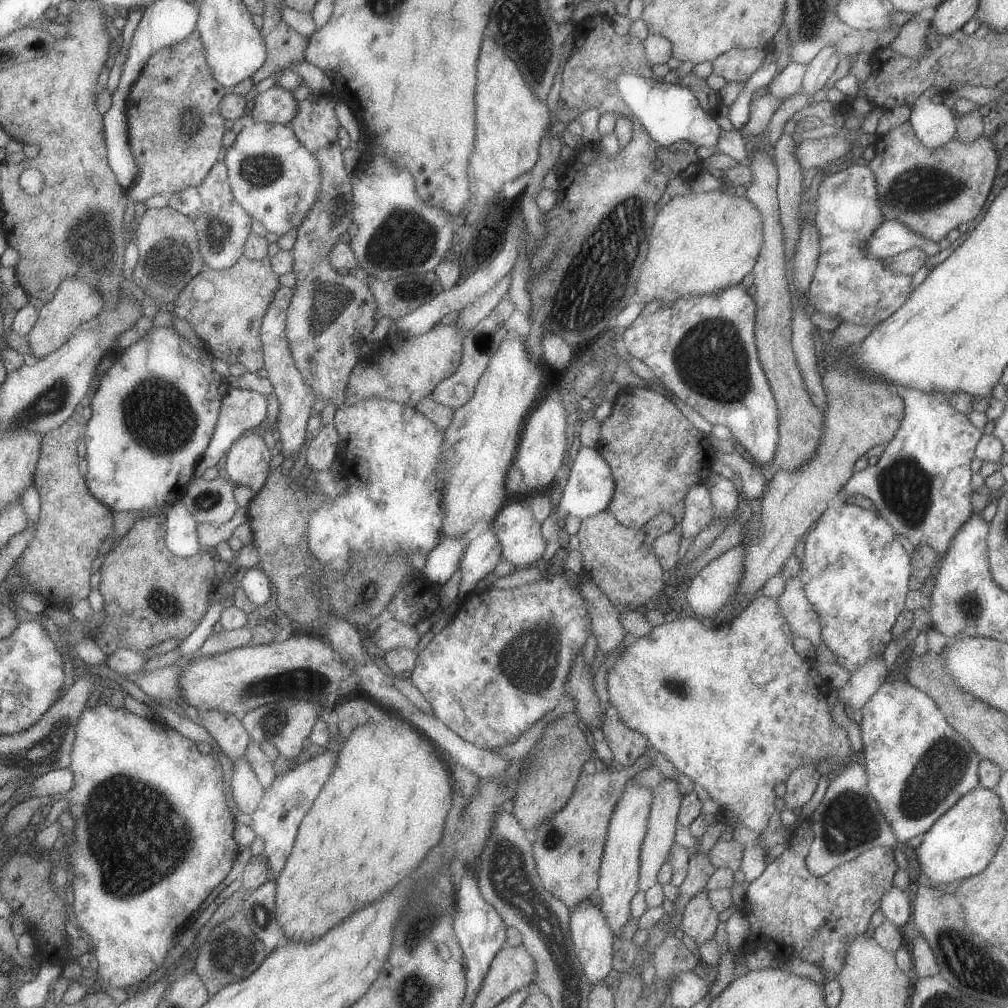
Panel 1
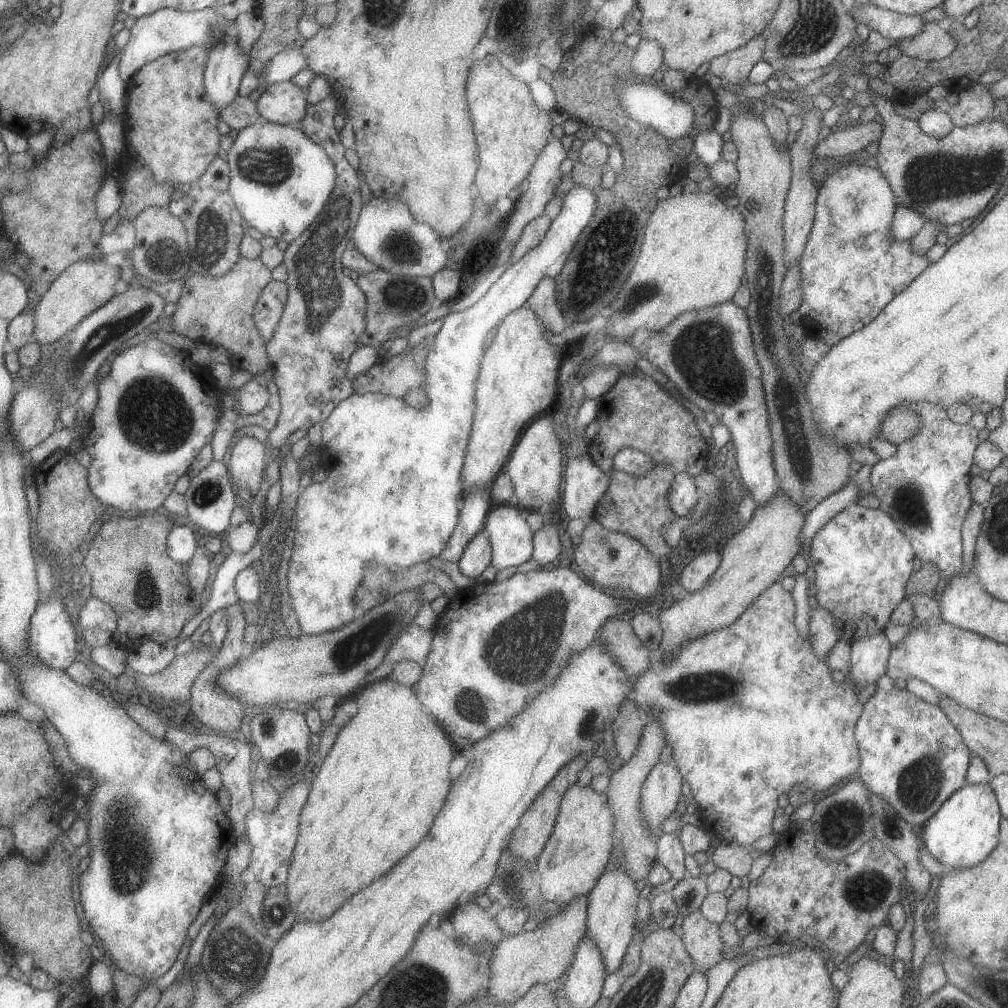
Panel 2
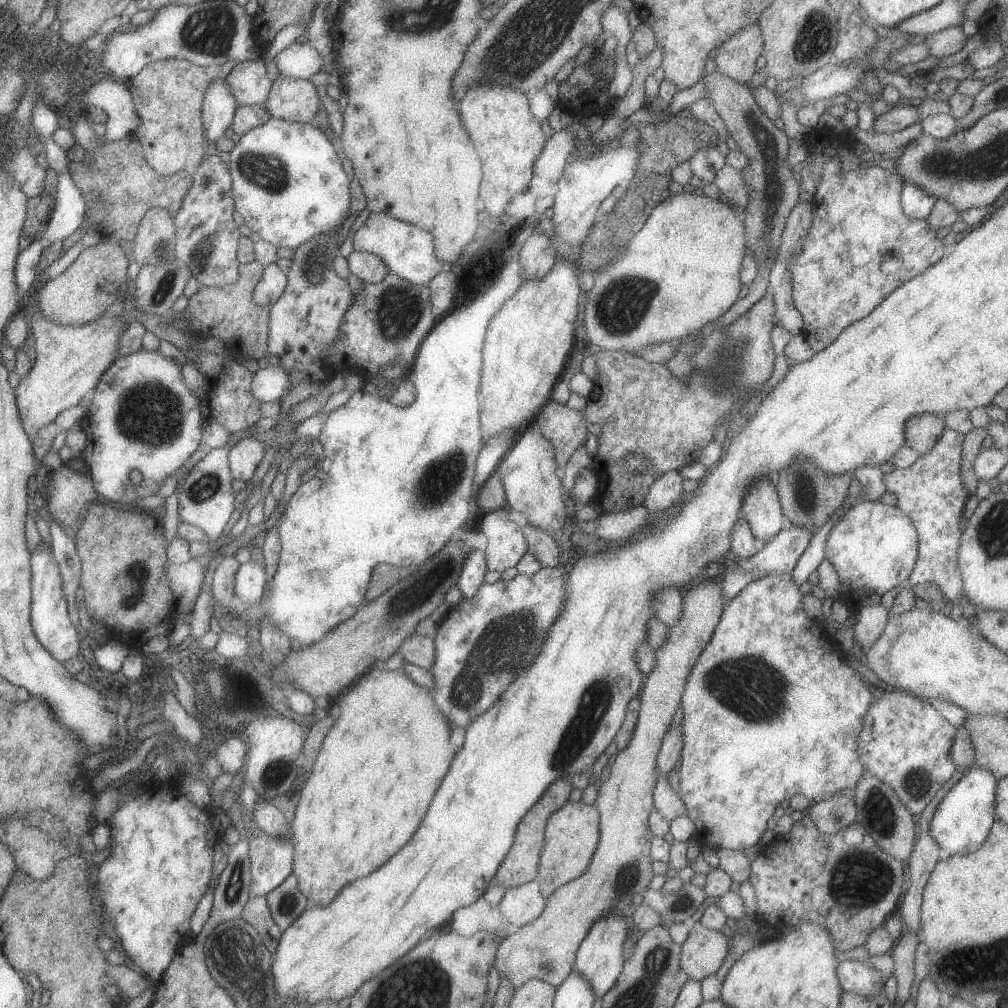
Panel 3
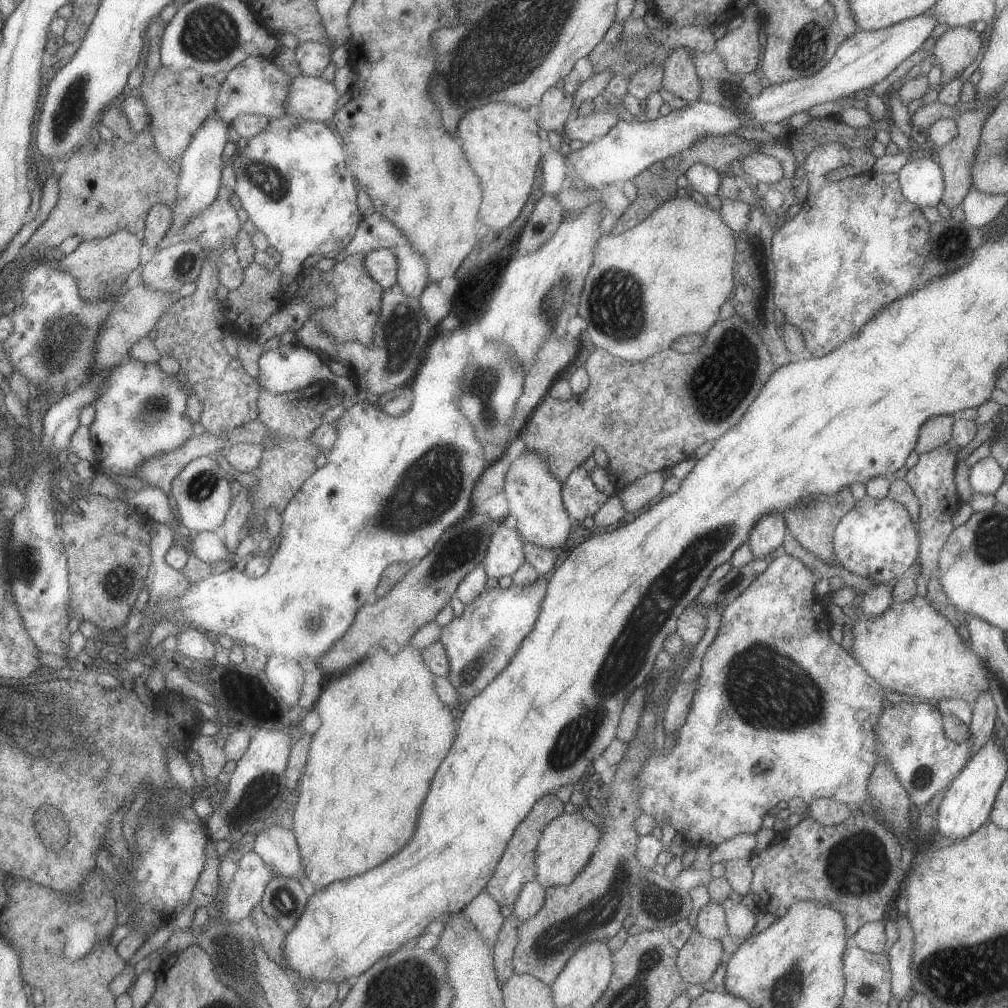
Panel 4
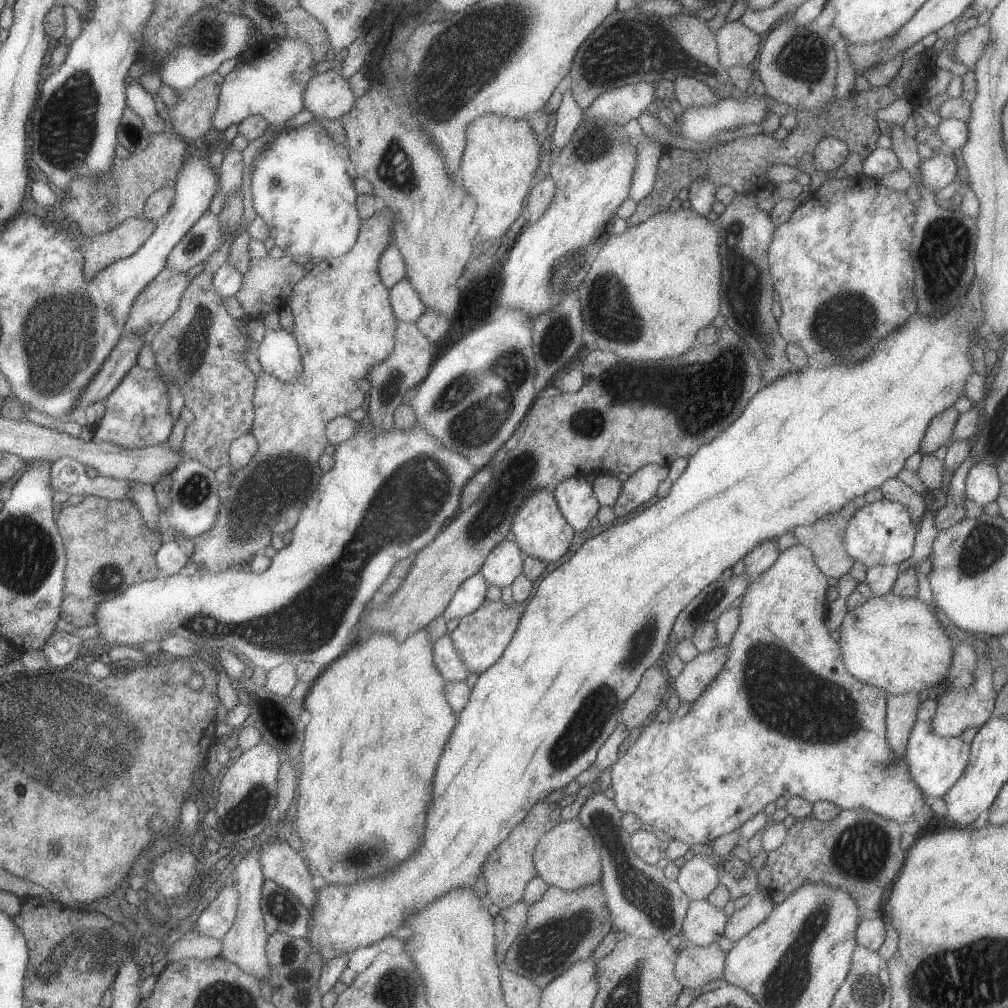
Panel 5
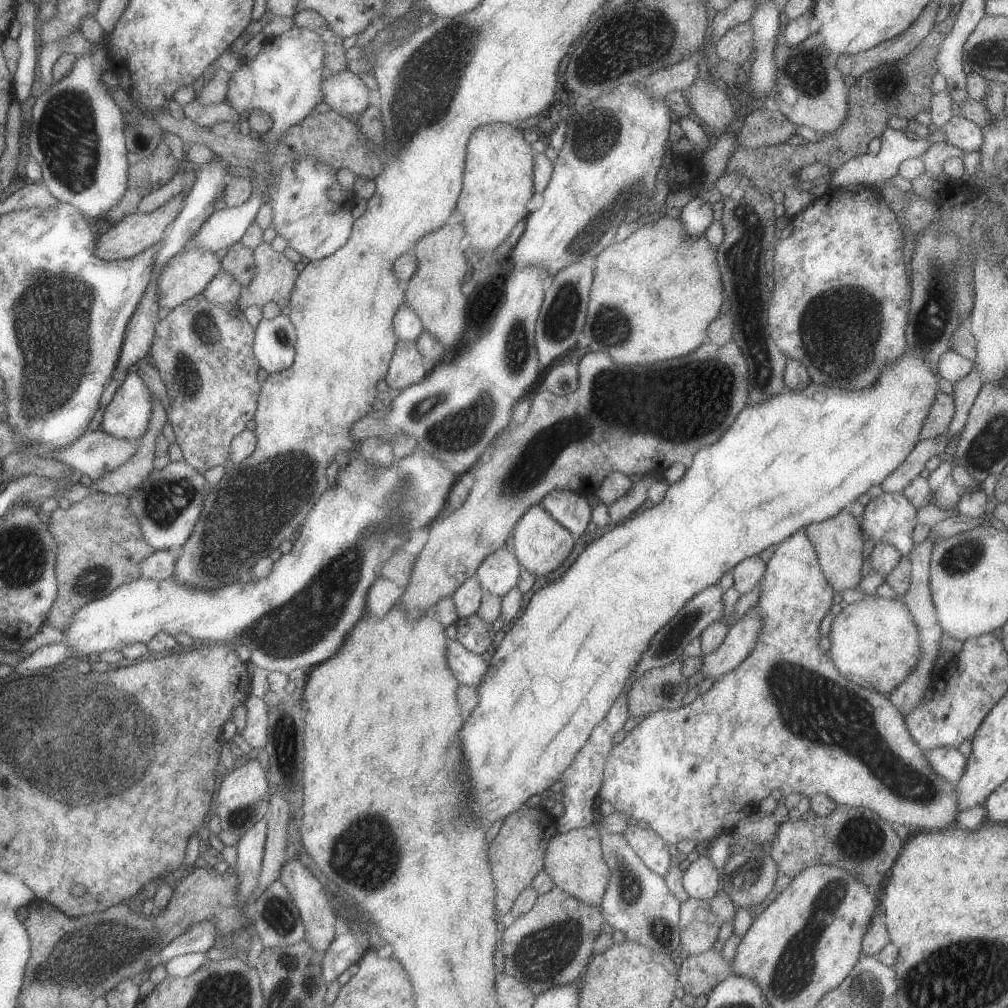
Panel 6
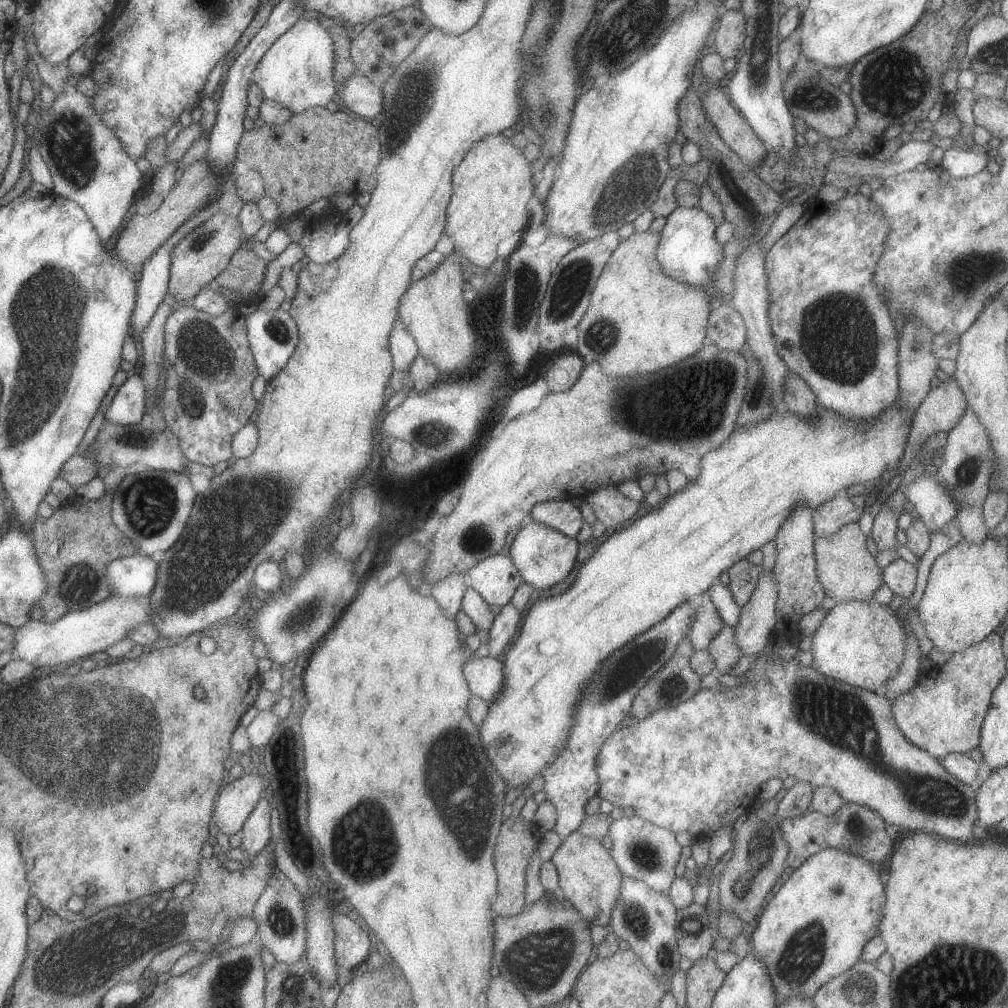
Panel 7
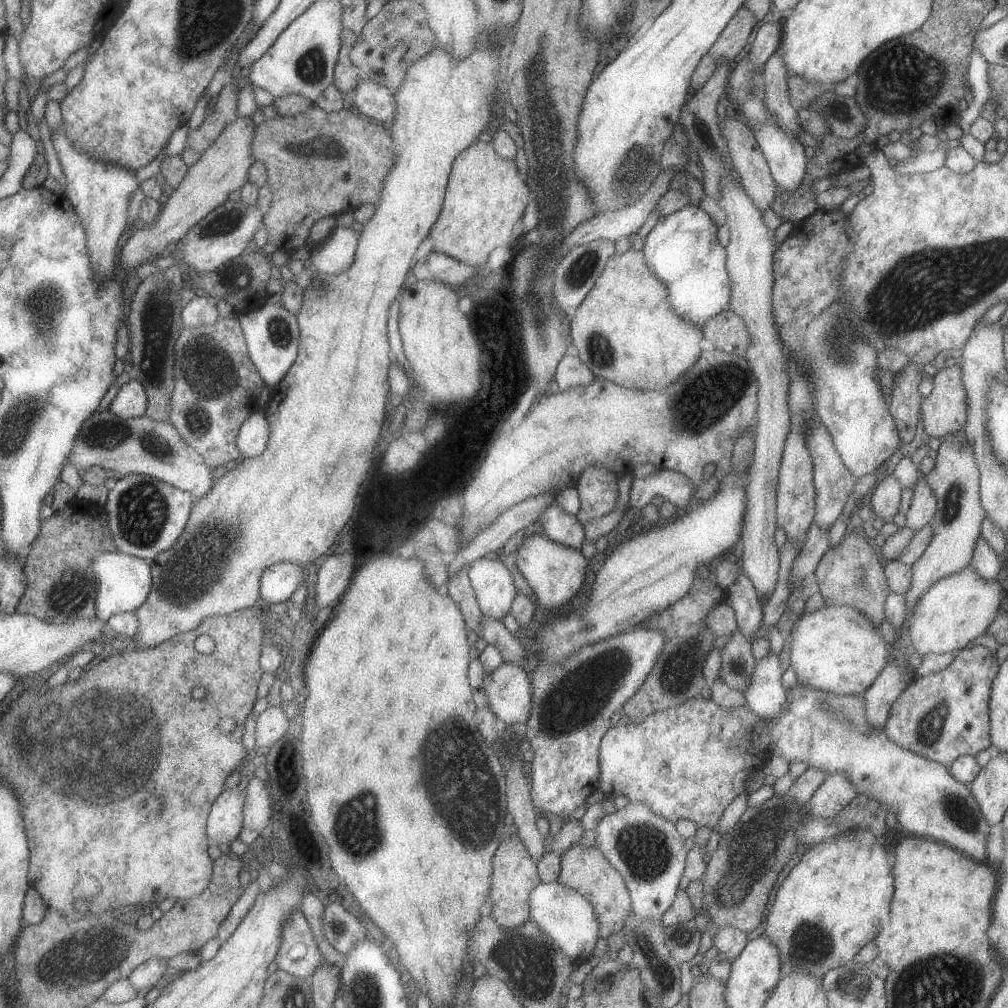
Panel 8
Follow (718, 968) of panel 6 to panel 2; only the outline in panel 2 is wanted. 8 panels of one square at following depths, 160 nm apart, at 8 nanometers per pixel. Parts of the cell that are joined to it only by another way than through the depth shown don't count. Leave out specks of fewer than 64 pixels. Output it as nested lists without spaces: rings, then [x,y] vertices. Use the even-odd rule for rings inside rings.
[[[700,909],[684,917],[682,928],[682,938],[688,954],[695,962],[695,972],[705,974],[724,958],[725,945],[720,937],[719,924],[710,922]]]

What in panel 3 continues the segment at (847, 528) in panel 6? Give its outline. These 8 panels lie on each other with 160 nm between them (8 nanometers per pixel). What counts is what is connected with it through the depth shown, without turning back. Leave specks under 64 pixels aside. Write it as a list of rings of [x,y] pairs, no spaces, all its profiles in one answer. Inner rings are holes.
[[[800,455],[775,475],[774,483],[784,516],[794,525],[818,530],[828,520],[828,516],[841,507],[853,474],[852,471],[833,475],[825,473],[812,459]]]

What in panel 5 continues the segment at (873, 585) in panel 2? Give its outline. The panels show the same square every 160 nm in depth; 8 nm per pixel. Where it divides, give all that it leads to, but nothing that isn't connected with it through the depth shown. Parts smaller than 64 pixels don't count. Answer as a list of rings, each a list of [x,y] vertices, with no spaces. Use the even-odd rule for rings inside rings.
[[[881,499],[866,503],[848,521],[843,537],[845,552],[867,569],[877,565],[900,565],[909,560],[915,550],[917,530],[906,506]]]

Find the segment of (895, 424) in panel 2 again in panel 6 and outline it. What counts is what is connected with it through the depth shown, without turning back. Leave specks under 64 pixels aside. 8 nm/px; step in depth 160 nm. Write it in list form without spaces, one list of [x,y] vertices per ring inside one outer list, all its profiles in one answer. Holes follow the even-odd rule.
[[[943,391],[936,394],[936,400],[932,402],[932,408],[922,424],[920,441],[941,437],[948,424],[954,419],[956,402],[953,396],[948,396]]]

